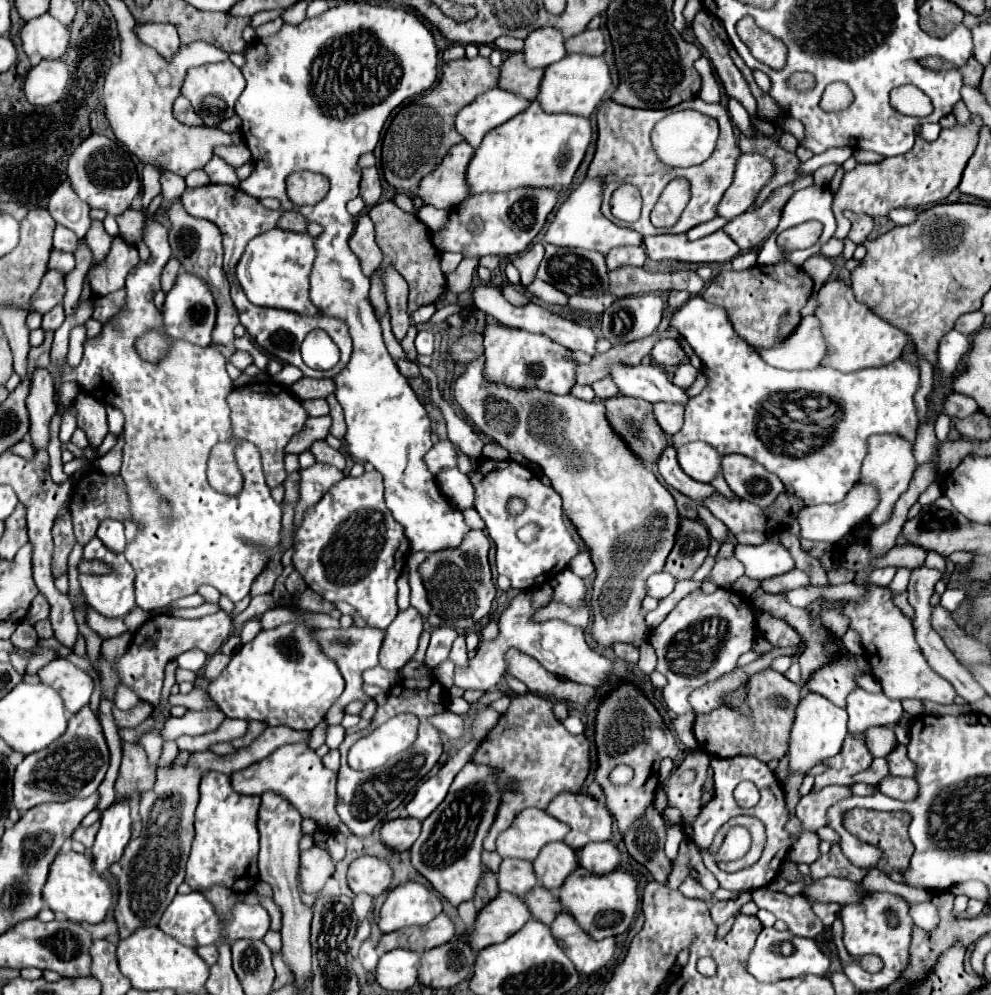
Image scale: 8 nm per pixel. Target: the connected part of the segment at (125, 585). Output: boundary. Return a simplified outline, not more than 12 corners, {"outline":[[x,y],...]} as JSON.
{"outline":[[97,536],[85,560],[103,560],[107,576],[79,574],[87,604],[105,618],[125,618],[135,604],[133,566]]}

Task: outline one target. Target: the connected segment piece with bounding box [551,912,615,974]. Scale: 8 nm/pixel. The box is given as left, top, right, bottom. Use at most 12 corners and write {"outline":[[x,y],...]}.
{"outline":[[567,912],[551,926],[581,974],[601,970],[615,938],[591,938]]}

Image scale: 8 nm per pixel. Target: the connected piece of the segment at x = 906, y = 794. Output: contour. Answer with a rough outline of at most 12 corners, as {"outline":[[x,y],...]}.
{"outline":[[893,778],[879,784],[879,790],[895,800],[915,800],[915,780]]}

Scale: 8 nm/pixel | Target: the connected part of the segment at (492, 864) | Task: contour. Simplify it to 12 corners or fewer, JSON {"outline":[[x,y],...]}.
{"outline":[[483,852],[483,866],[497,874],[501,856]]}

